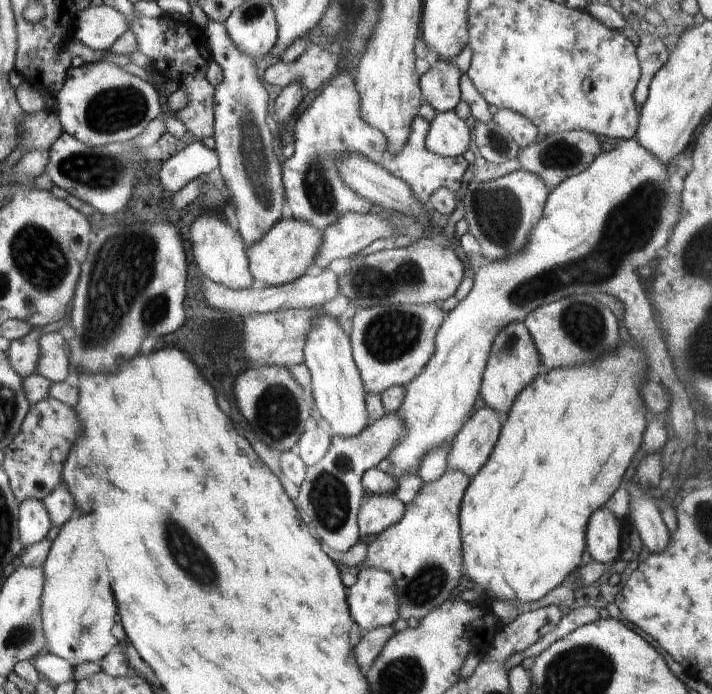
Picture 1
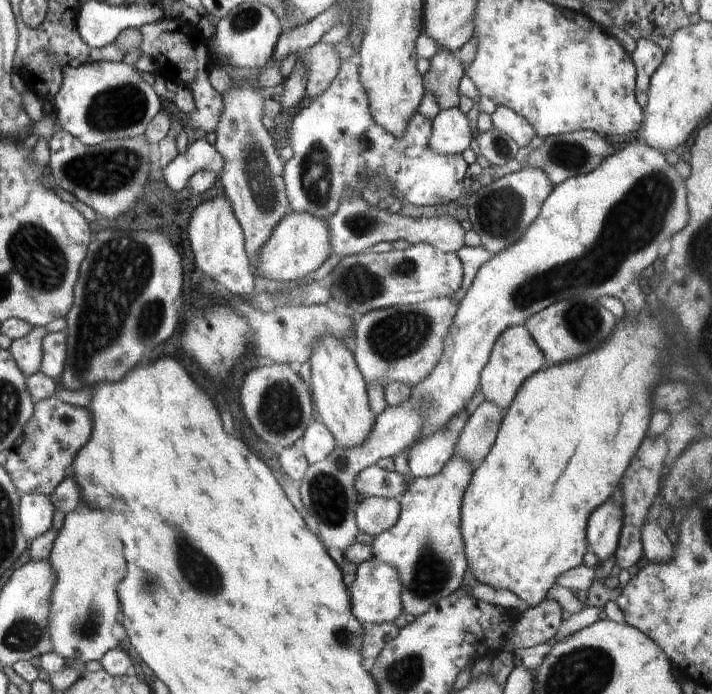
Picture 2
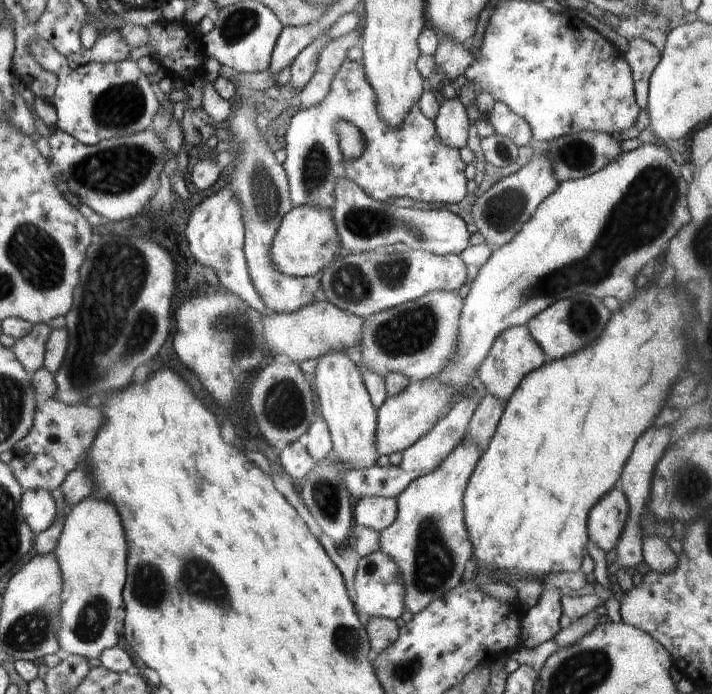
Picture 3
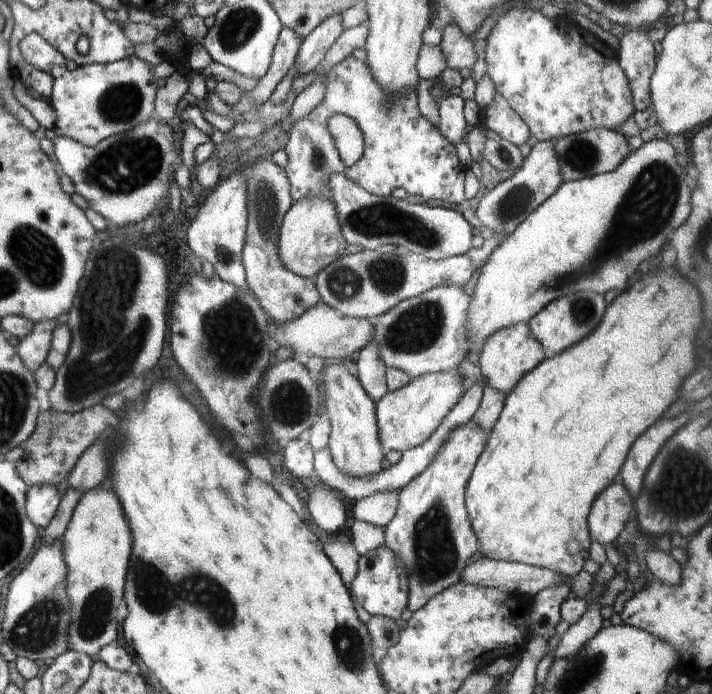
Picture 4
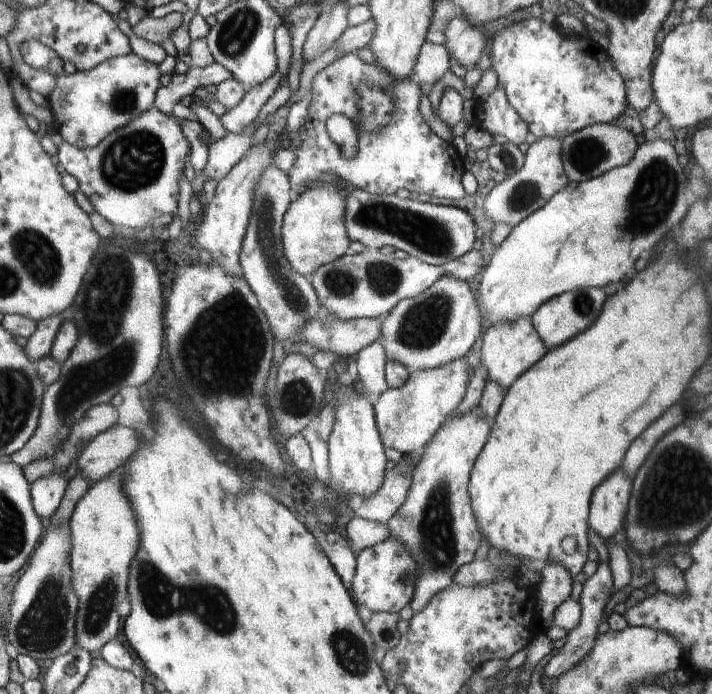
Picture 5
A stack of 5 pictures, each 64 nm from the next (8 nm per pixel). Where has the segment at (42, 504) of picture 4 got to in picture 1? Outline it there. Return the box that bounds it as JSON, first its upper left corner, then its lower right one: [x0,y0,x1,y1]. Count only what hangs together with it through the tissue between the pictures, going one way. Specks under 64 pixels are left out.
[18,499,53,548]

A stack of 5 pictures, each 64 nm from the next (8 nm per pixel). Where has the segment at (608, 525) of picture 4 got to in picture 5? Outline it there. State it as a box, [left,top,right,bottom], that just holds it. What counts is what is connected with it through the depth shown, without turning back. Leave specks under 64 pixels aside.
[588,468,633,540]

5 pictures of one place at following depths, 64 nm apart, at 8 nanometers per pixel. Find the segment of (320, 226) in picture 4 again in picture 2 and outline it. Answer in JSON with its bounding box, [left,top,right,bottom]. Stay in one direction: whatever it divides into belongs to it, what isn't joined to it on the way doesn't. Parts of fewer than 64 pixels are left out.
[254,210,332,282]

